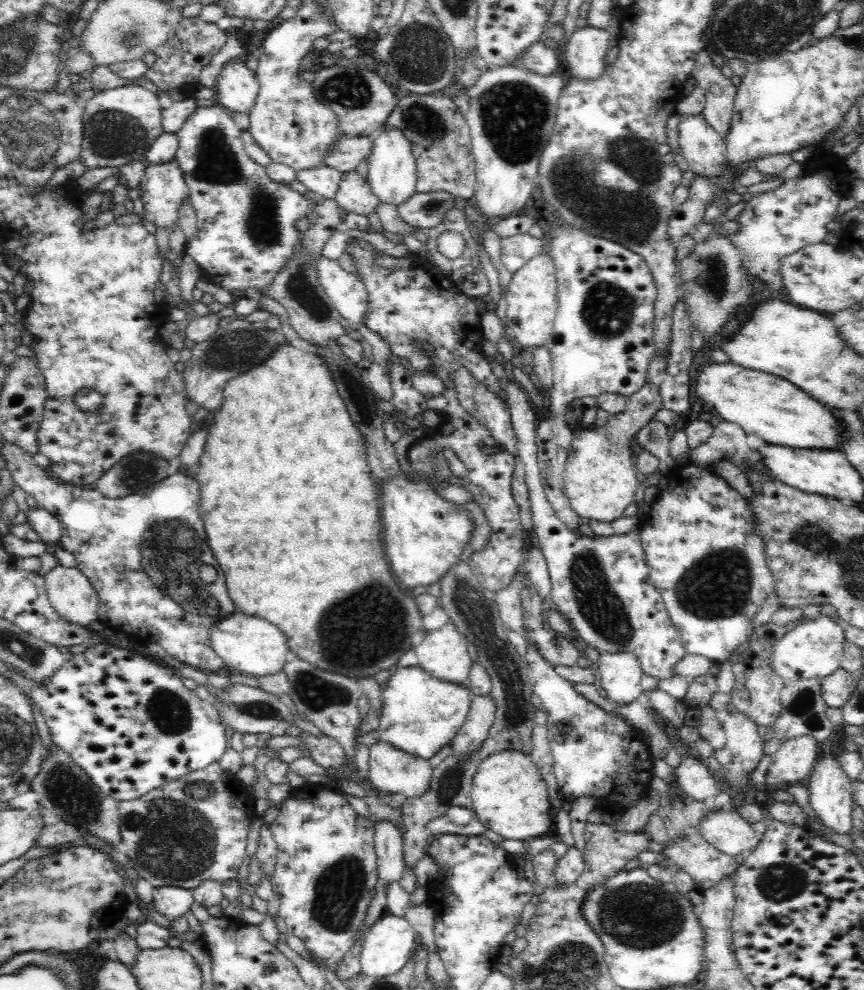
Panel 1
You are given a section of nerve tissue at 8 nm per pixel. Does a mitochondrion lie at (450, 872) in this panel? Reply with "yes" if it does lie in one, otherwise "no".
no

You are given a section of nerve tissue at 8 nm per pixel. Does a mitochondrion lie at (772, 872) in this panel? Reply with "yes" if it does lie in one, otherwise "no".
yes

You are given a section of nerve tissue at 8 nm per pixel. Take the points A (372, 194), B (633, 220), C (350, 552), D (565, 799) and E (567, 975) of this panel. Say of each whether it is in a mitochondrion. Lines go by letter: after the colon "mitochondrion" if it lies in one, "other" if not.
A: other
B: mitochondrion
C: other
D: other
E: mitochondrion

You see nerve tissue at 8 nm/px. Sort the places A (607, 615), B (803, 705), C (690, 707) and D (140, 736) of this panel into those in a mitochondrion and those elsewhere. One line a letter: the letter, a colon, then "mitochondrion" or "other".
A: mitochondrion
B: mitochondrion
C: other
D: other

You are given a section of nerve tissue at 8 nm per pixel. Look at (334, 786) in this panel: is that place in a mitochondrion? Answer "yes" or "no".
no

